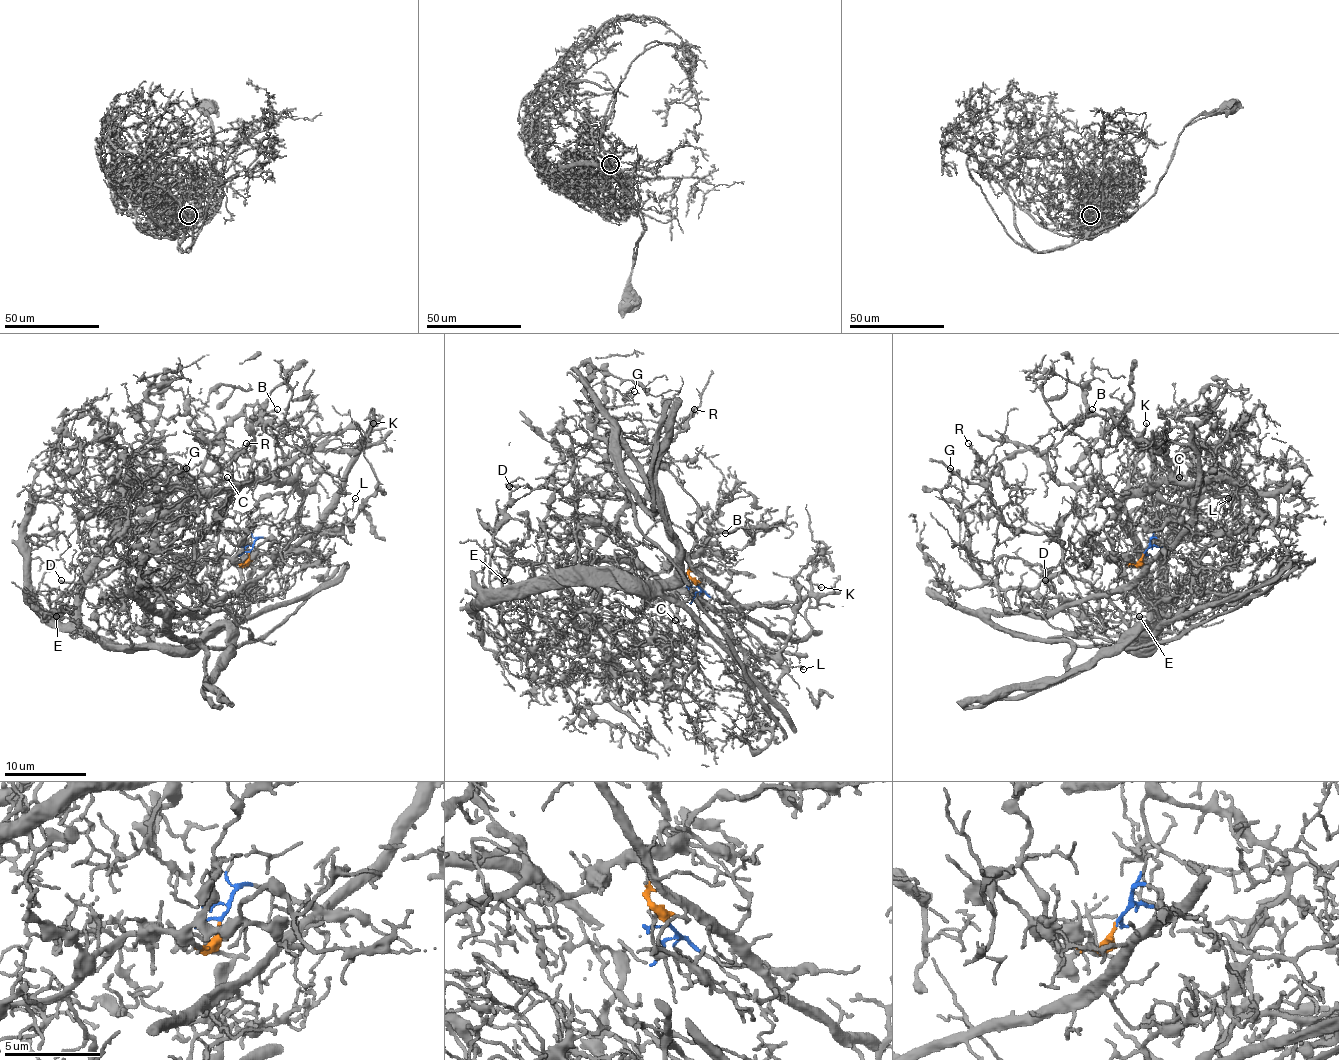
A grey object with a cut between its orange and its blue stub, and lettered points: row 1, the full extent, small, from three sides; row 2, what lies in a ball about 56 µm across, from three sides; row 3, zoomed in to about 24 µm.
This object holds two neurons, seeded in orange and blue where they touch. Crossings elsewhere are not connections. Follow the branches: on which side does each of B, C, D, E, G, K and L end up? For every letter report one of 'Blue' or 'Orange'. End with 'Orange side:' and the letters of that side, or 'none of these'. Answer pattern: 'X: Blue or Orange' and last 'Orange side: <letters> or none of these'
B: Orange
C: Orange
D: Blue
E: Orange
G: Blue
K: Blue
L: Blue
Orange side: B, C, E

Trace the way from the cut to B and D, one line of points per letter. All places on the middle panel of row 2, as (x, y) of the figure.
B: (698, 584), (673, 560), (610, 576), (596, 602), (527, 588), (628, 562), (702, 592), (724, 533)
D: (698, 584), (724, 600), (692, 566), (667, 509), (618, 444), (602, 437), (588, 444), (559, 488), (508, 486)

